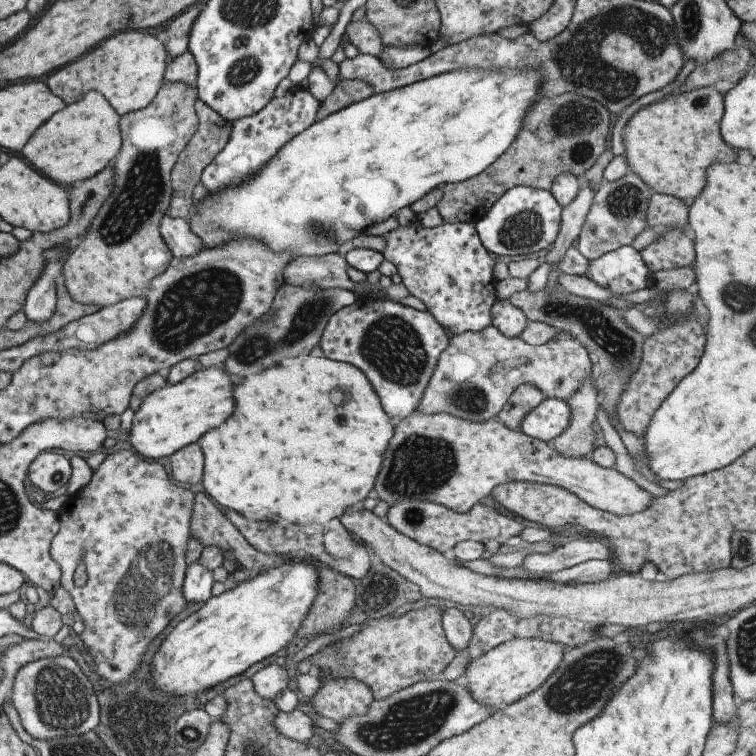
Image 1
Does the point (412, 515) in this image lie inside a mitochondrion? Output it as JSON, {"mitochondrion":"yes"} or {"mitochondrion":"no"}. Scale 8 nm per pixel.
{"mitochondrion":"yes"}

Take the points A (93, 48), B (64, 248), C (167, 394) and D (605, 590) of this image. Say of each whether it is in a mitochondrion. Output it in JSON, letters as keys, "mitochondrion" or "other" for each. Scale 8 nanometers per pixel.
{"A":"other","B":"other","C":"other","D":"other"}

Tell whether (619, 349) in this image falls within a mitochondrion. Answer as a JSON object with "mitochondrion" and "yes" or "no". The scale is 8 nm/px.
{"mitochondrion":"yes"}

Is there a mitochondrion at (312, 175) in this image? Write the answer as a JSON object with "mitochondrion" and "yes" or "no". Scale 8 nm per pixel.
{"mitochondrion":"no"}

